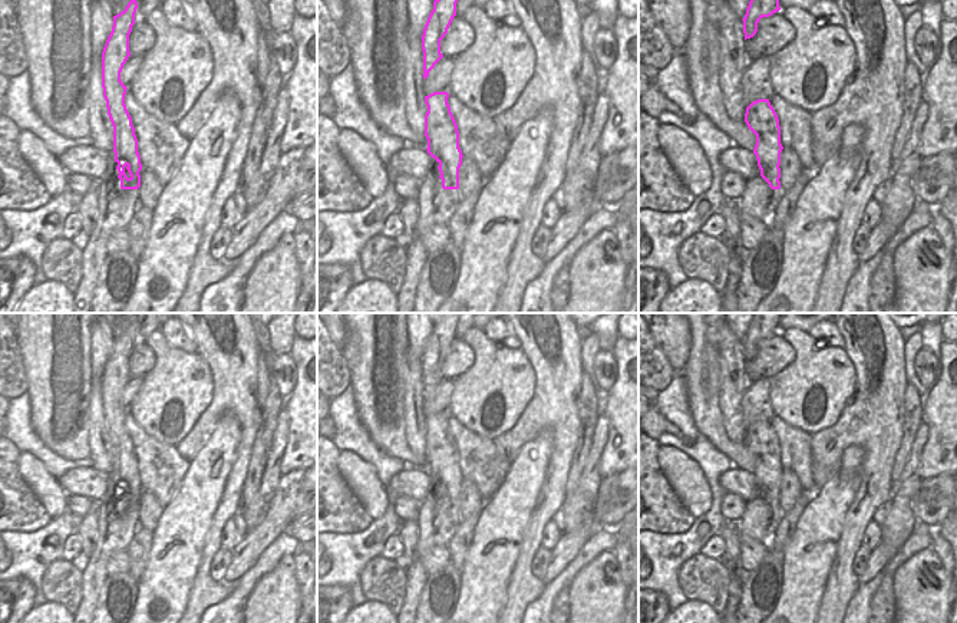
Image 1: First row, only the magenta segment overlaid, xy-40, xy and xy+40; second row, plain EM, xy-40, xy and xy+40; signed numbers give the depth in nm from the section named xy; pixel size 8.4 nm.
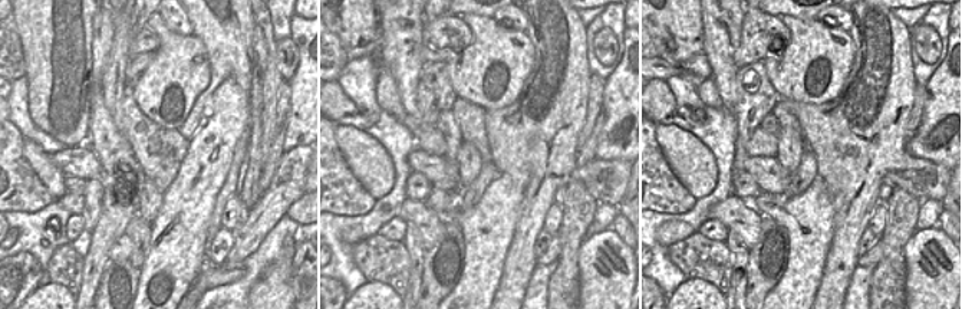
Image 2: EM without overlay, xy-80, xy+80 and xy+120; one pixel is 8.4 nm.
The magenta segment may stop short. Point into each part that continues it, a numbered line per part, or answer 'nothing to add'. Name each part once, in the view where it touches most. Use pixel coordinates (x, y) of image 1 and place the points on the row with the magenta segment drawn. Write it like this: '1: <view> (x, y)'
1: xy-40 (115, 208)

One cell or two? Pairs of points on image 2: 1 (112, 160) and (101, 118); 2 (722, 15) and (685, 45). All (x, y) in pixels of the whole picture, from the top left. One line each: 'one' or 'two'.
1: one
2: two

